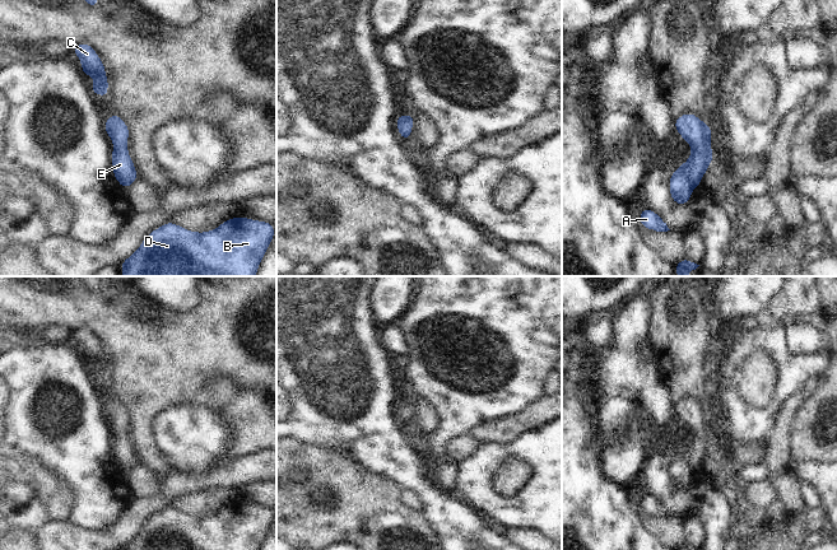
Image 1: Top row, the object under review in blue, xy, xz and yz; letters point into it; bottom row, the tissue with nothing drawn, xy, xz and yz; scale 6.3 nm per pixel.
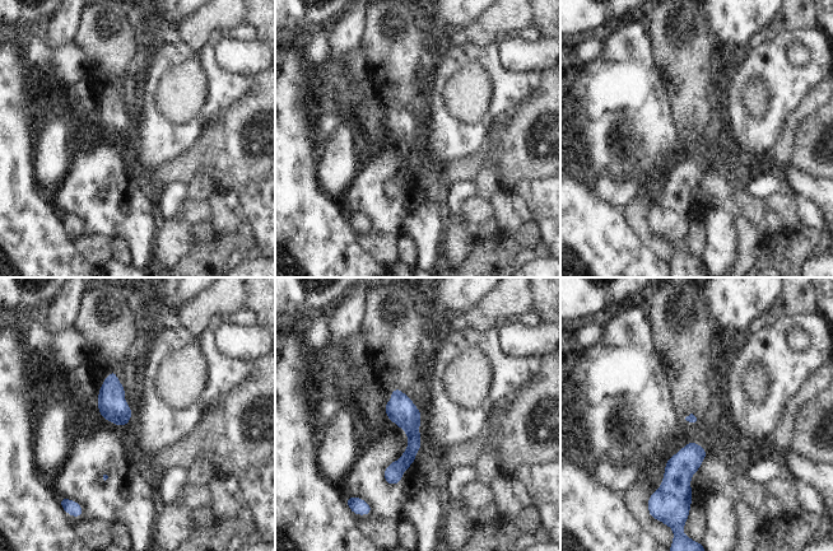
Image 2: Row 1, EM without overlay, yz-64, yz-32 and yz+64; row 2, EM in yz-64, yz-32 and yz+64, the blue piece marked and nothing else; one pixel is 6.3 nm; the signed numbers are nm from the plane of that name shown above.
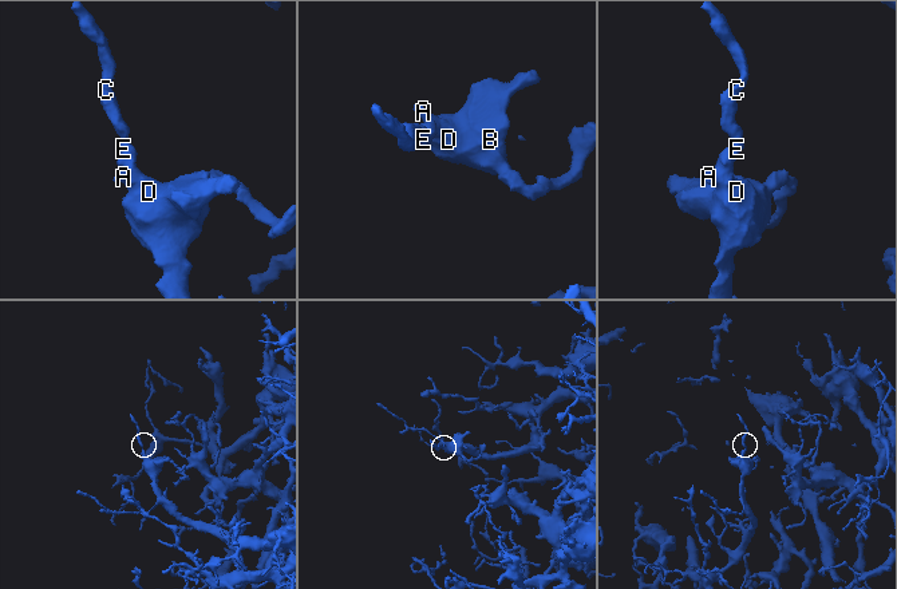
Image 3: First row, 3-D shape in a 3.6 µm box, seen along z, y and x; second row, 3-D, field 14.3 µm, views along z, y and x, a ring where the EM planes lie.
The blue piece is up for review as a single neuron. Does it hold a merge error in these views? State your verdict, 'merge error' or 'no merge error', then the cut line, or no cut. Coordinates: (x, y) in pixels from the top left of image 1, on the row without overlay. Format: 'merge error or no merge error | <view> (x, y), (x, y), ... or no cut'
no merge error | no cut

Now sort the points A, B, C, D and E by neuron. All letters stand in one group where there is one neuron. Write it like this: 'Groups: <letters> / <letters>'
Groups: A B C D E.

